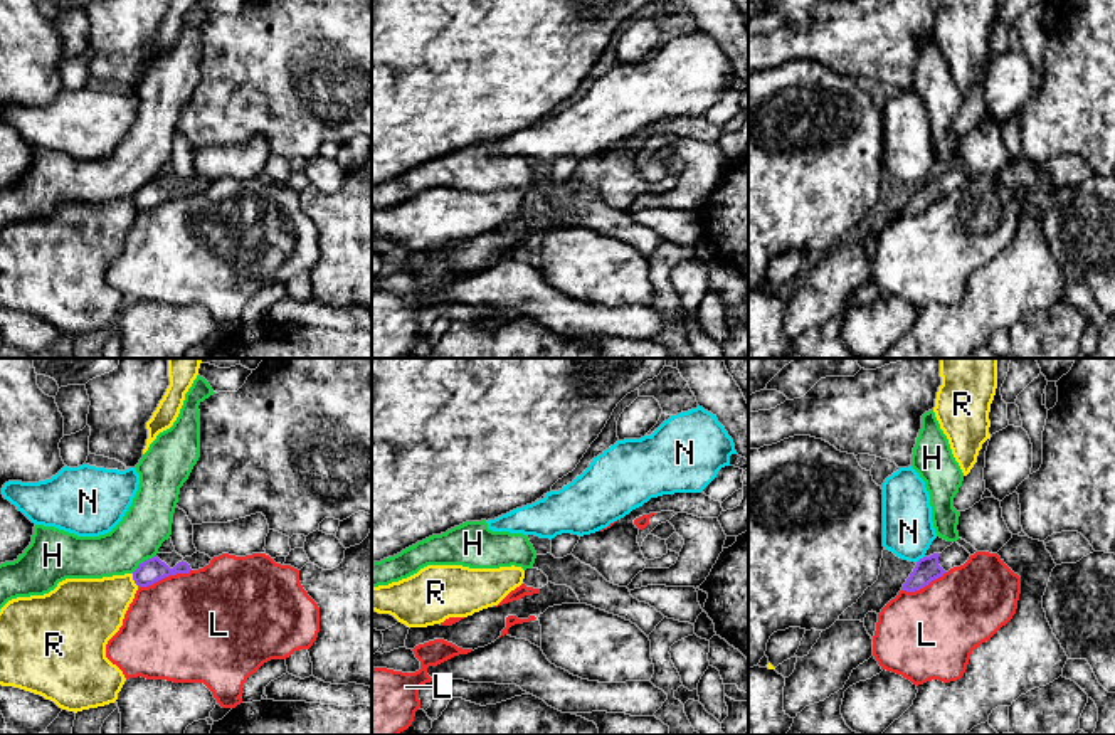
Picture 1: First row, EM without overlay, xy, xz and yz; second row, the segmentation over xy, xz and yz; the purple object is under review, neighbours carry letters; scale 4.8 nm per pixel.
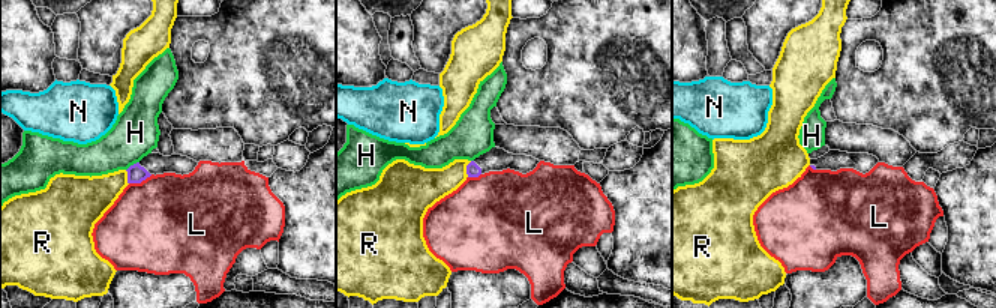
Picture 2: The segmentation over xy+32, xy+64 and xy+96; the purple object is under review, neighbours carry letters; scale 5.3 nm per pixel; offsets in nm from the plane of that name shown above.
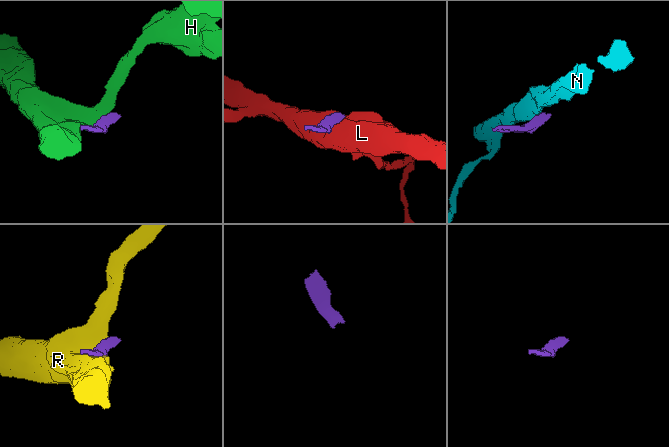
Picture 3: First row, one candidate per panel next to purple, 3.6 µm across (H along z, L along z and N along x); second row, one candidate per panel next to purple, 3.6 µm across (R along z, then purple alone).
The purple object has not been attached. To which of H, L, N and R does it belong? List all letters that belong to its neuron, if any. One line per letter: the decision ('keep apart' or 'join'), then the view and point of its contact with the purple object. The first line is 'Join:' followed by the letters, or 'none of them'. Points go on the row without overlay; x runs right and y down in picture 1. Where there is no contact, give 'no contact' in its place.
Join: none of them
H: keep apart; meets purple in xy at (145, 184)
L: keep apart; meets purple in xy at (163, 200)
N: keep apart; meets purple in yz at (920, 182)
R: keep apart; meets purple in xy at (133, 202)

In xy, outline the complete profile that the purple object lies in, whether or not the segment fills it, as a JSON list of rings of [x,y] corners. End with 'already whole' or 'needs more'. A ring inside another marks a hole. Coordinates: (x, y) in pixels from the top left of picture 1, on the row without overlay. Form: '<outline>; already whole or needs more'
[[[177,175],[156,177],[153,182],[145,183],[133,195],[133,204],[140,210],[153,209],[155,205],[177,198],[188,197],[190,193],[203,192],[210,187],[210,180],[205,177],[193,177],[192,180],[182,180]]]; needs more

